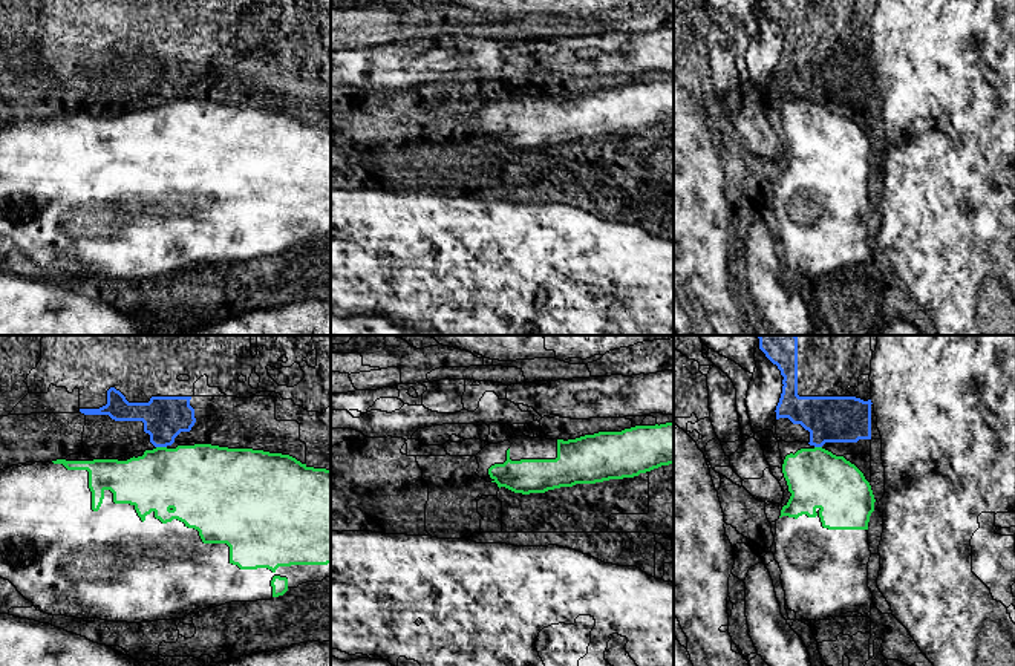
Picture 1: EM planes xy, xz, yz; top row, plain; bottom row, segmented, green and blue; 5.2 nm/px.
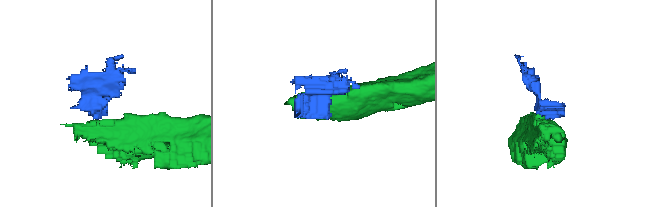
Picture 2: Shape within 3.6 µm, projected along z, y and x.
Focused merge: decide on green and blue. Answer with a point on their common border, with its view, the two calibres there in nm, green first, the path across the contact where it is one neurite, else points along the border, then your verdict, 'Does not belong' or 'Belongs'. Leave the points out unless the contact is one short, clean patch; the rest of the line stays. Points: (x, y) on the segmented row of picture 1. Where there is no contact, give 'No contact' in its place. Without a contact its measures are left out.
Touches green at xy (161, 447). Thickness 380 nm (green) against 220 nm. Boundary: xy (156, 446), (166, 447). Does not belong

